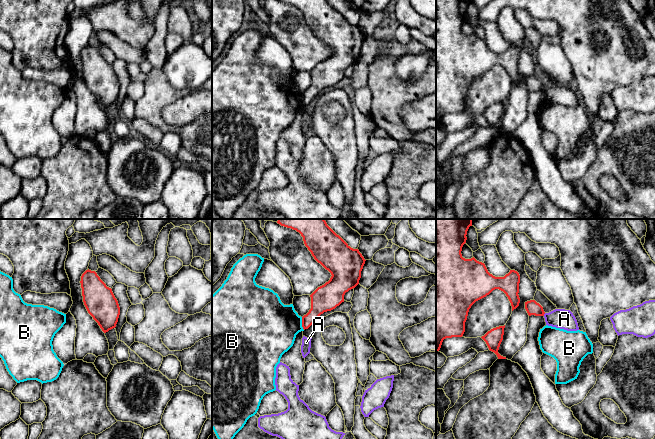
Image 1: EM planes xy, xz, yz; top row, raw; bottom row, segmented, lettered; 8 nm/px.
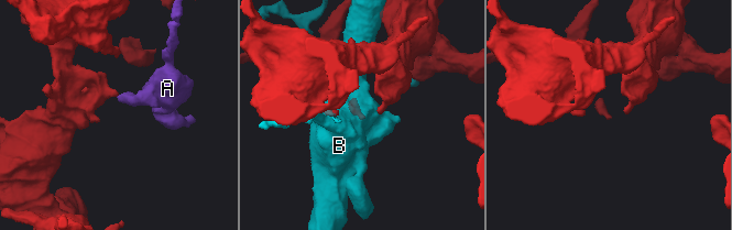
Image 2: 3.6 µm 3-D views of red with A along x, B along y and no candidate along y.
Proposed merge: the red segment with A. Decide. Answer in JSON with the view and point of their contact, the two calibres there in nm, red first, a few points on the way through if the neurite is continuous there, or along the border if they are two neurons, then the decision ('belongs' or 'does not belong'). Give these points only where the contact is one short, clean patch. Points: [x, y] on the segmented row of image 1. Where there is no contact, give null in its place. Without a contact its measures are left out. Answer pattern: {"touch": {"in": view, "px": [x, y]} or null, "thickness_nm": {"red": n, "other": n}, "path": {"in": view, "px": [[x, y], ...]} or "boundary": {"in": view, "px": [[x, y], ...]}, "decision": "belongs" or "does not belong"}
{"touch": {"in": "yz", "px": [544, 313]}, "thickness_nm": {"red": 110, "other": 160}, "boundary": {"in": "yz", "px": [[545, 313], [543, 315]]}, "decision": "does not belong"}

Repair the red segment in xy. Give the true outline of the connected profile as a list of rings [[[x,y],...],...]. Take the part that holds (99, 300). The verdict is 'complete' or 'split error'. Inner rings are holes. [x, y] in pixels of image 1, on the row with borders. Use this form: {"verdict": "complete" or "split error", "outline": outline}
{"verdict": "complete", "outline": [[[86,270],[81,276],[84,305],[104,333],[116,327],[120,307],[112,289],[100,279],[95,271]]]}

